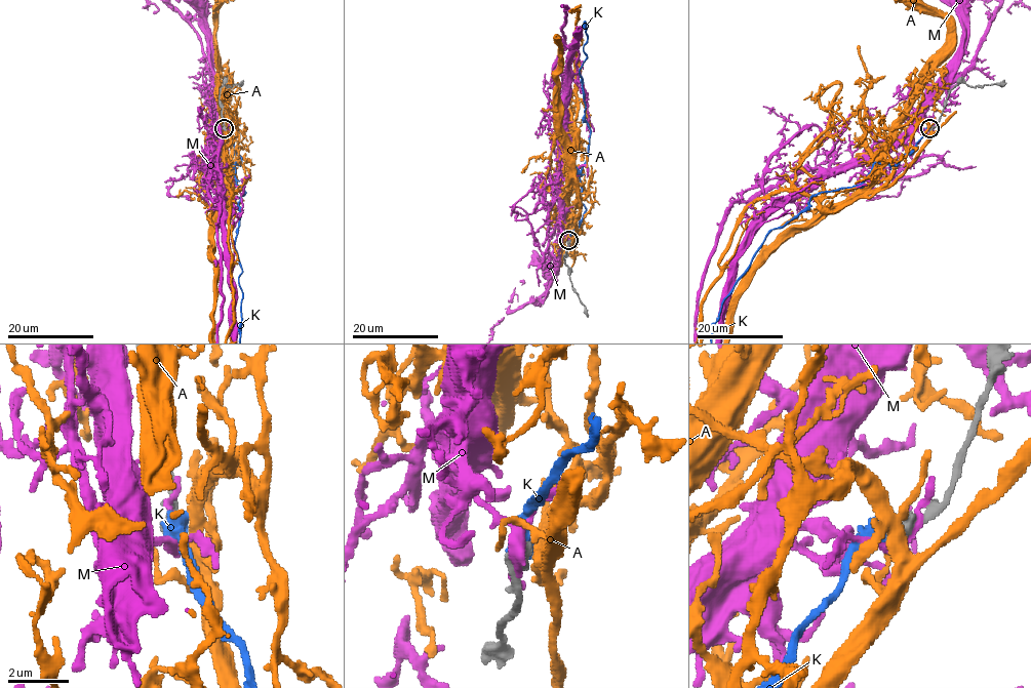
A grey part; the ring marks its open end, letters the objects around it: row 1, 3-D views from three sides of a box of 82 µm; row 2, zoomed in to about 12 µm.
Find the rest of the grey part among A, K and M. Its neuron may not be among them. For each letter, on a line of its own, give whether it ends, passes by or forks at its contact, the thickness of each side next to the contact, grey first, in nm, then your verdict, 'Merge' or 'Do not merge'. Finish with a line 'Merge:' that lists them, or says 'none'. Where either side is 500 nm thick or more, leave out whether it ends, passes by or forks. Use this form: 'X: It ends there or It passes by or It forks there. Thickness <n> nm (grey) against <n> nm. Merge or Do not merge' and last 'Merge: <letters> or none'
A: Thickness 500 nm (grey) against 400 nm. Do not merge
K: Thickness 600 nm (grey) against 650 nm. Merge
M: Thickness 600 nm (grey) against 320 nm. Do not merge
Merge: K

